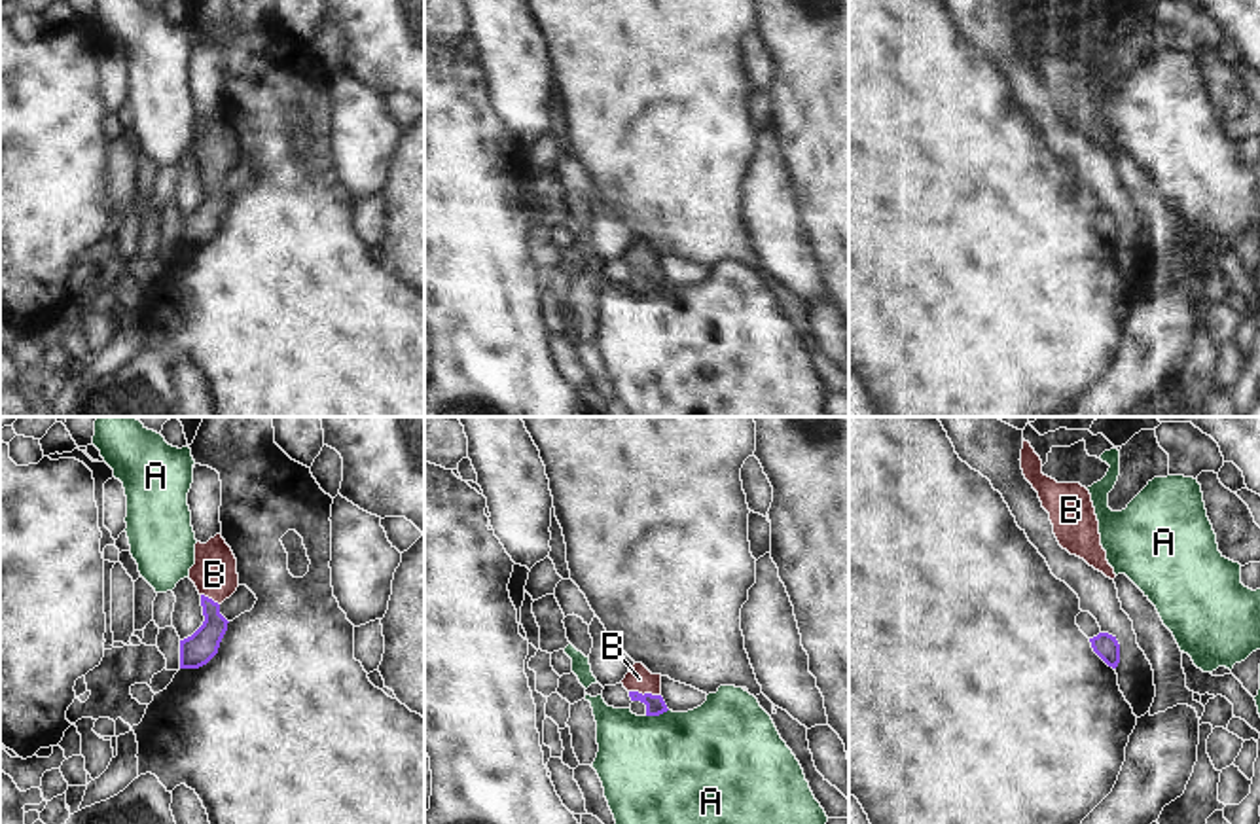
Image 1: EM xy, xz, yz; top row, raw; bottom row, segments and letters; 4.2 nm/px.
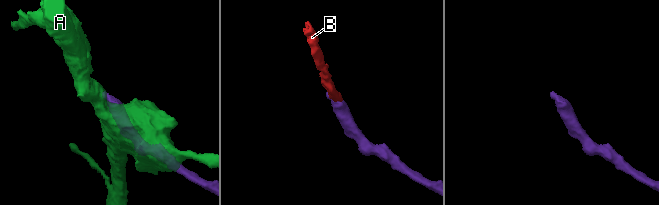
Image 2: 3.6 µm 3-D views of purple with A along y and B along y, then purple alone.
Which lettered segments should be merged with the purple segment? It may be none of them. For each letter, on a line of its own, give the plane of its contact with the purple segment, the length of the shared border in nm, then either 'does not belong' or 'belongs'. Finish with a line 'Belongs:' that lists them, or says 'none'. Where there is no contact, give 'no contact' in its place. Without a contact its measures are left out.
A: meets purple in xz; contact 100 nm long; does not belong
B: meets purple in xz; contact 140 nm long; belongs
Belongs: B

